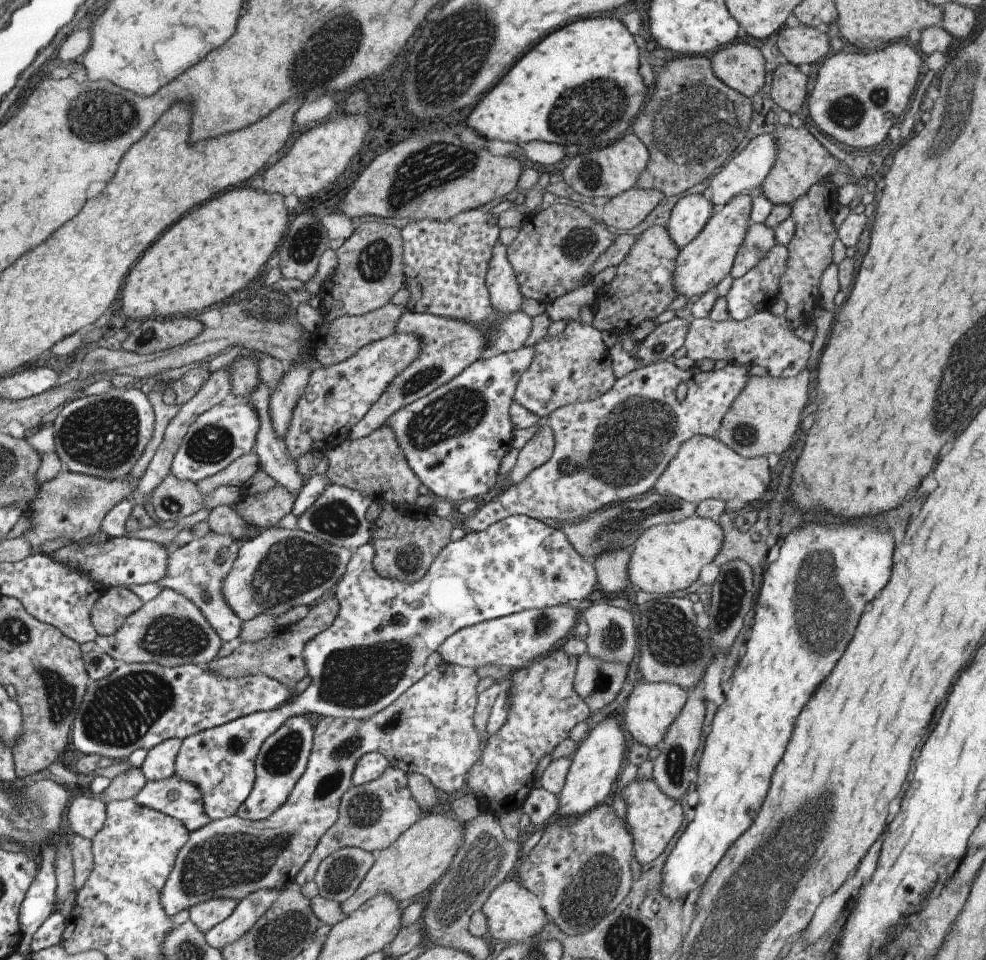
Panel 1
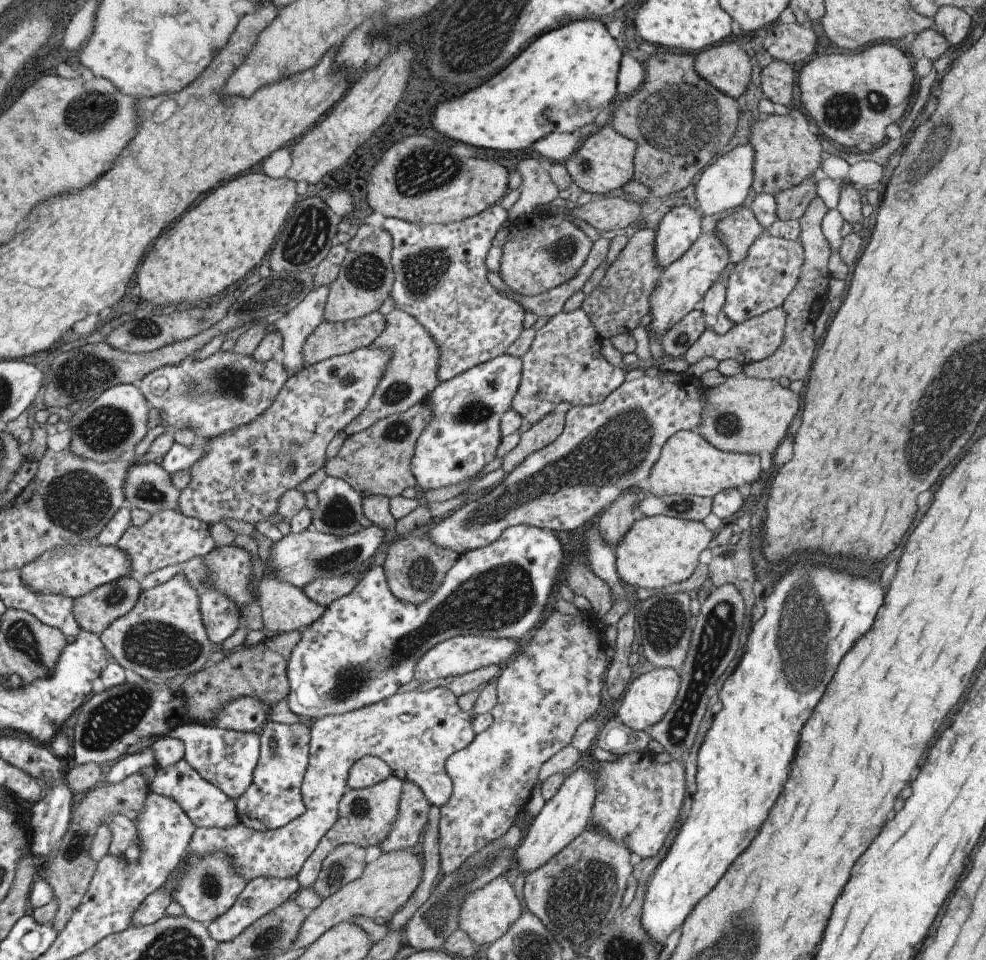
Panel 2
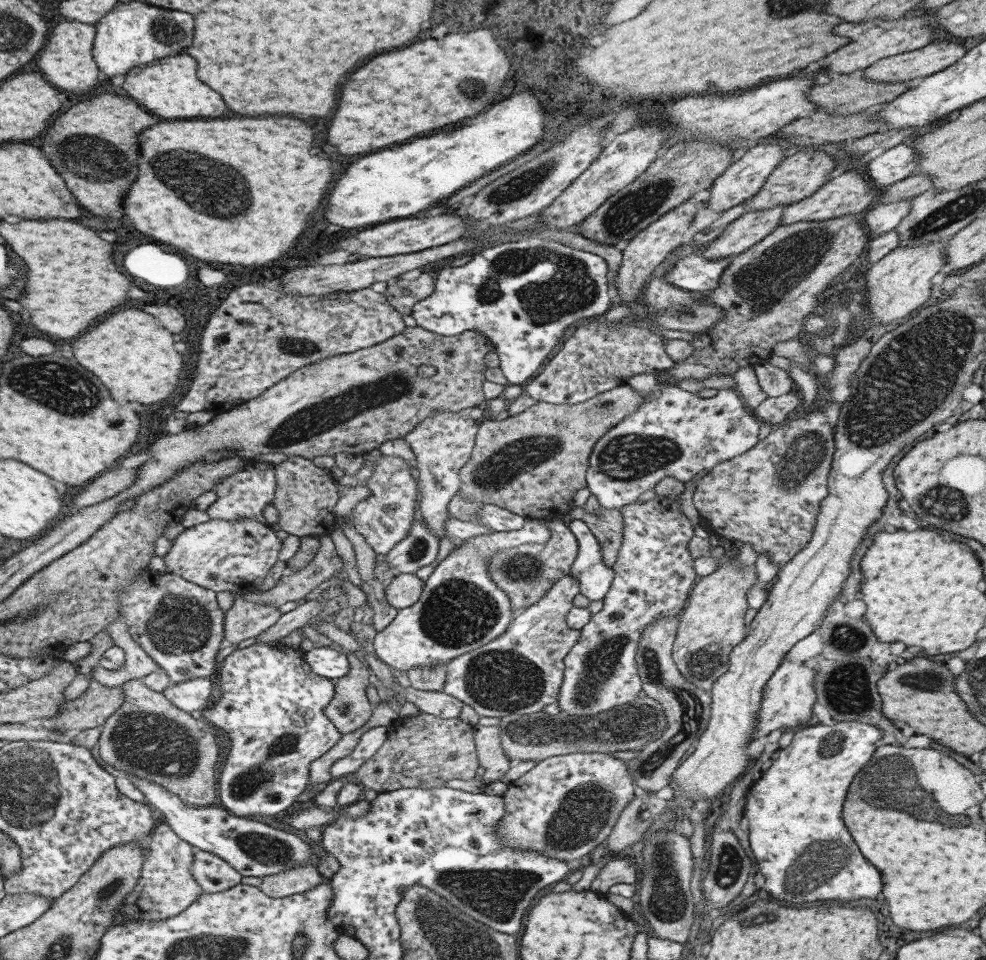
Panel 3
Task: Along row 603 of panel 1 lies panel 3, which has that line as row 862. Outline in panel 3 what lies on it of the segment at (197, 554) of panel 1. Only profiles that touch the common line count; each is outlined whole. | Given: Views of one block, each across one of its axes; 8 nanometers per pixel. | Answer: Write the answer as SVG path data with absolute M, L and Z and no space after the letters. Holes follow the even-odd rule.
M199 849L193 853L189 872L203 894L215 894L231 886L235 887L242 878L225 860Z

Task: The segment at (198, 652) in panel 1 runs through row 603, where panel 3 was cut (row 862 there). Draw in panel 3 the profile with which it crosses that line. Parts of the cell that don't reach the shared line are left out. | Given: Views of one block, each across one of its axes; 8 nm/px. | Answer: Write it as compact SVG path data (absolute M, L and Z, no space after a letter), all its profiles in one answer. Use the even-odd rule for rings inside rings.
M159 821L149 834L149 852L142 857L141 872L133 891L121 900L121 908L113 910L109 926L113 921L145 921L173 917L185 910L202 893L193 881L189 867L193 863L191 846L181 840L170 826Z

